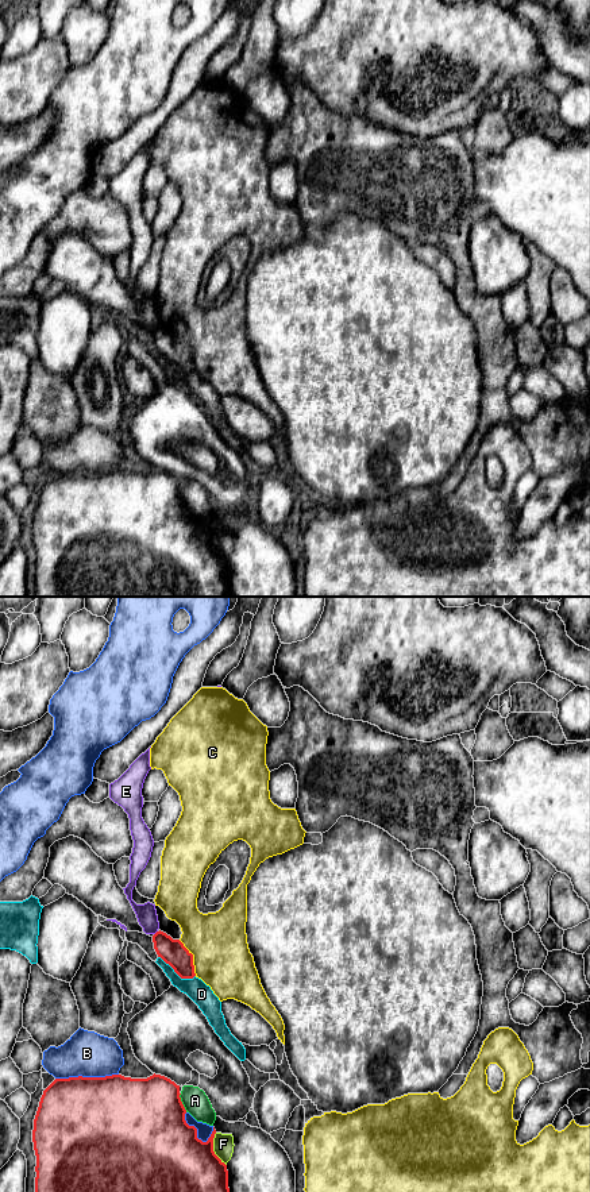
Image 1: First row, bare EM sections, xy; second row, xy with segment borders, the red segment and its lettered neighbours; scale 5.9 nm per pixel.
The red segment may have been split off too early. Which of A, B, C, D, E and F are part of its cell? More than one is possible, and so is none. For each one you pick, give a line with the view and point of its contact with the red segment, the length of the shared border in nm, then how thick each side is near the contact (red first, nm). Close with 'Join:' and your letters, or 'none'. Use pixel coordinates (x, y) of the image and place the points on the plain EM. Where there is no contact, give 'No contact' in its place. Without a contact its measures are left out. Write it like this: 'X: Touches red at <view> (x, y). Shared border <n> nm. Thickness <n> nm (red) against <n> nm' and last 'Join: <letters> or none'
Join: none

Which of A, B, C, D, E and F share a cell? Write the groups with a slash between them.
A / B / C / D / E / F

